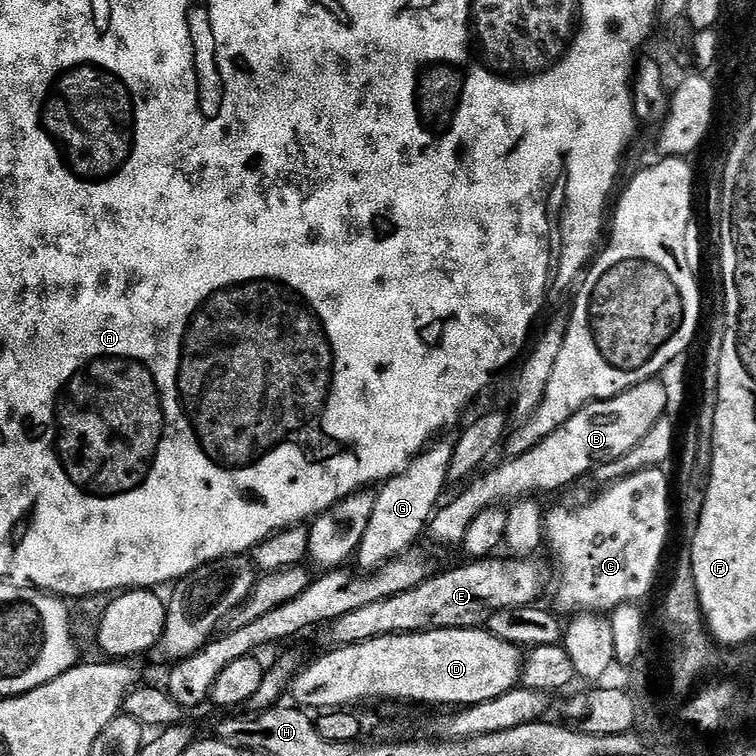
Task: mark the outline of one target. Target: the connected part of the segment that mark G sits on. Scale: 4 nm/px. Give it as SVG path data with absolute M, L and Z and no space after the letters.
M448 438L437 439L431 447L415 456L405 472L399 472L397 476L384 481L375 495L376 506L374 514L370 516L370 526L366 528L366 535L362 538L360 549L356 551L354 557L355 563L360 563L359 567L365 573L374 572L383 564L389 564L394 558L403 556L415 545L412 543L420 535L422 537L425 535L441 503L440 495L443 494L444 488L449 487L448 475L454 444L451 439L444 439Z

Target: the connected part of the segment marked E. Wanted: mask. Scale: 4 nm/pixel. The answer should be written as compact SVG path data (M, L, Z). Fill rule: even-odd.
M485 558L464 562L461 568L452 568L449 572L429 575L414 590L406 590L402 594L394 594L394 598L382 598L382 602L370 602L370 606L362 606L362 610L354 610L351 614L342 614L342 618L333 620L327 625L326 632L336 646L361 644L383 636L401 636L407 632L429 632L430 630L450 630L451 628L479 628L492 615L504 608L526 607L535 605L544 592L544 583L549 583L550 574L544 569L539 558Z

